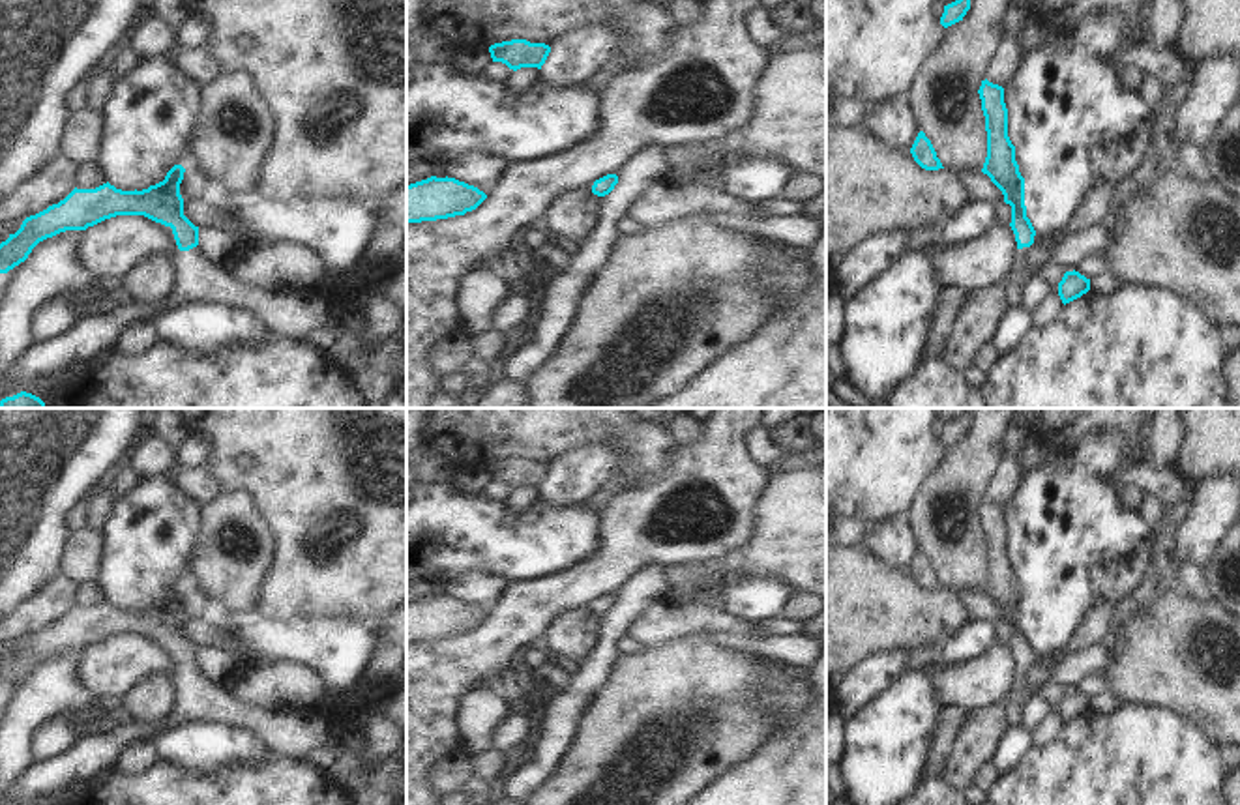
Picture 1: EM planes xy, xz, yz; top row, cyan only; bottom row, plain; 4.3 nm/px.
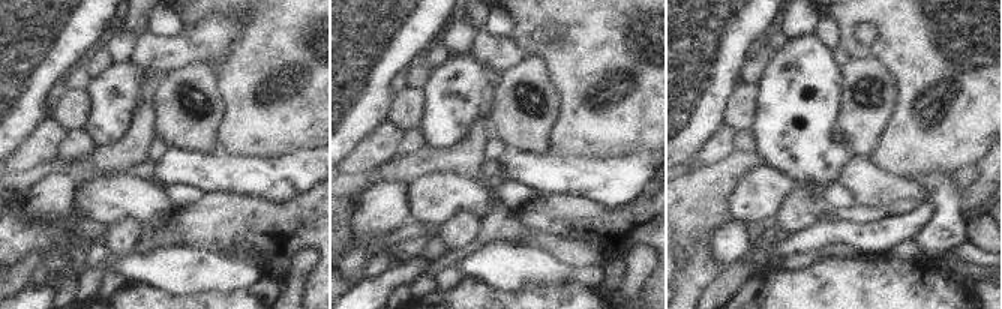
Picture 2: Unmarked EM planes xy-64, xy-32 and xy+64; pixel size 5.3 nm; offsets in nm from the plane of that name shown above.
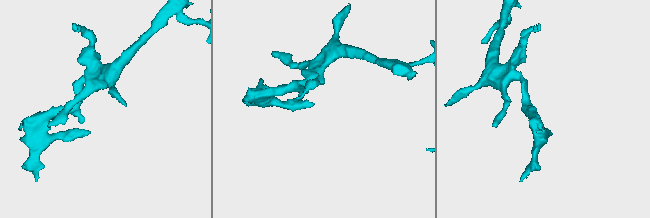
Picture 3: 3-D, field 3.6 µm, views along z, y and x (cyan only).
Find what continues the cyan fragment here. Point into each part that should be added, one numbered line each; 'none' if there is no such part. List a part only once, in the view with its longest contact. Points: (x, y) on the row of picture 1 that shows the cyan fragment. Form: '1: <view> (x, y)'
1: xy (197, 279)

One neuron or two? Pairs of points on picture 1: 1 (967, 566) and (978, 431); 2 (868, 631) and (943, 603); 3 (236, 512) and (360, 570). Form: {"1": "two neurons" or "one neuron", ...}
{"1": "one neuron", "2": "one neuron", "3": "two neurons"}

